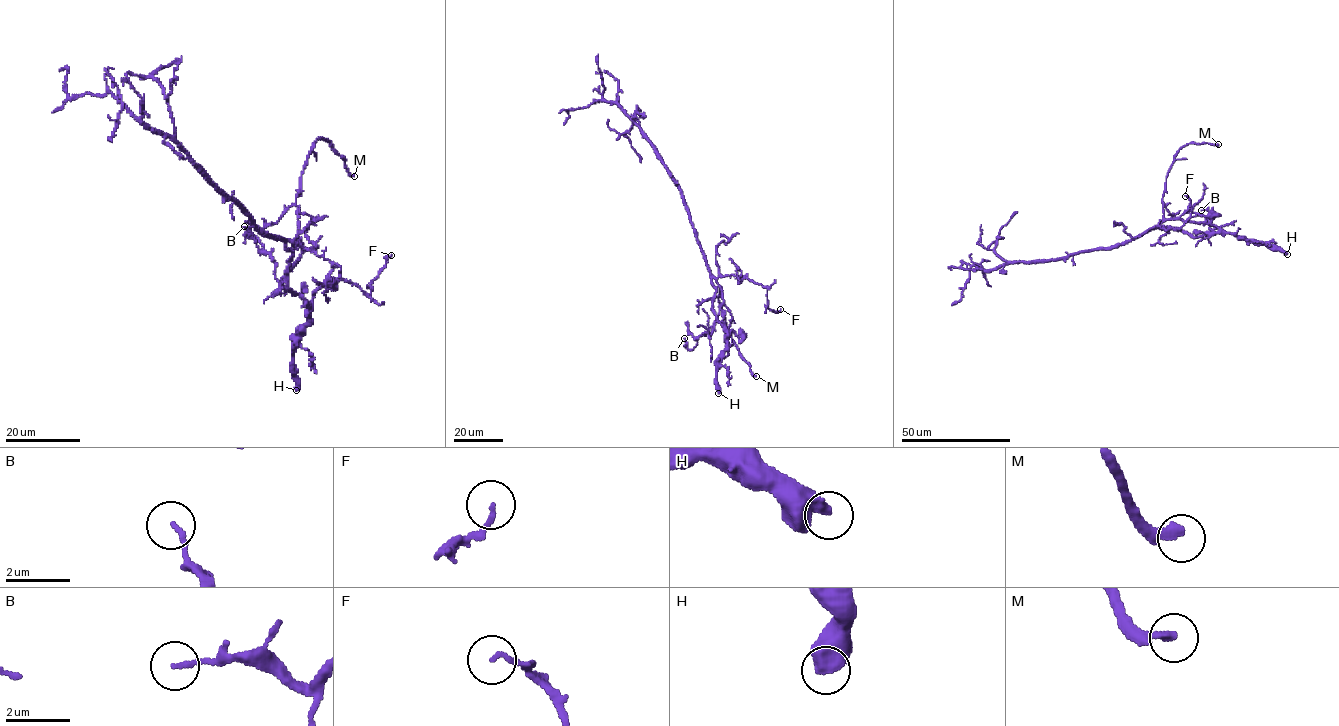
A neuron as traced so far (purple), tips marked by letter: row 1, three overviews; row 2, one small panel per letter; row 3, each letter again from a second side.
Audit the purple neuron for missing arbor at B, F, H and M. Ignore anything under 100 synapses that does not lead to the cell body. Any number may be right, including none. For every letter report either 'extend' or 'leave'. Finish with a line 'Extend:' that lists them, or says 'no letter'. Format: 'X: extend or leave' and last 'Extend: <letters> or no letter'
B: leave
F: leave
H: leave
M: extend
Extend: M

